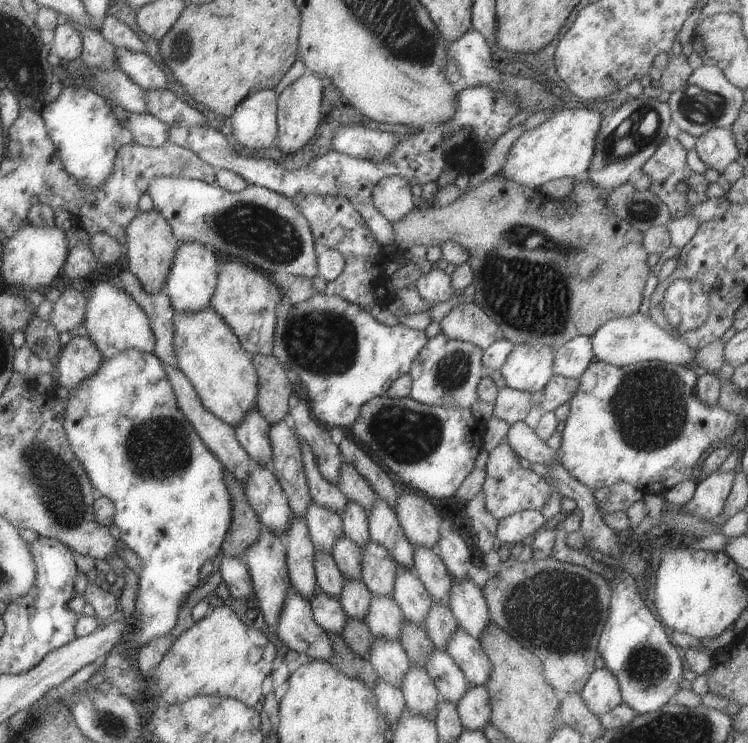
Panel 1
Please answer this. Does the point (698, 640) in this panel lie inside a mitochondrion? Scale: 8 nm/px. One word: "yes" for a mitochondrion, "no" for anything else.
no

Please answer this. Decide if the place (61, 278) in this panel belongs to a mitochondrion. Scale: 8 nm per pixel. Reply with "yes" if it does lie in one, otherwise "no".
no

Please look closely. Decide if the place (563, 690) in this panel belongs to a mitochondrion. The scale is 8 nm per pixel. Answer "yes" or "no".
no

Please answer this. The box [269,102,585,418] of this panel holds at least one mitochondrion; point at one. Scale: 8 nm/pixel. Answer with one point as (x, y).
(513, 285)

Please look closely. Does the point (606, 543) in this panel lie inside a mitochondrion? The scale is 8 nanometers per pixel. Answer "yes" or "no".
no

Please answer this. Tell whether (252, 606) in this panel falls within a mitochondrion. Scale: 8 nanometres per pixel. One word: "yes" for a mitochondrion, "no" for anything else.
no

